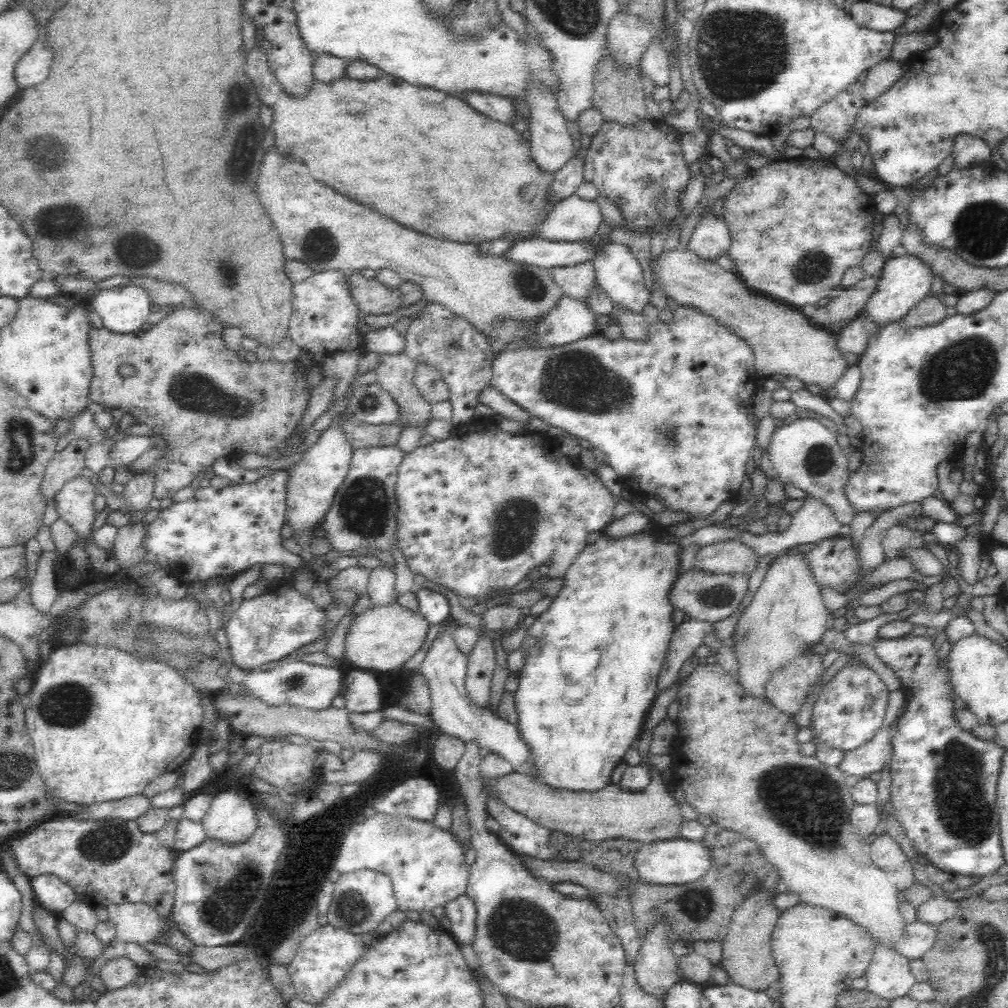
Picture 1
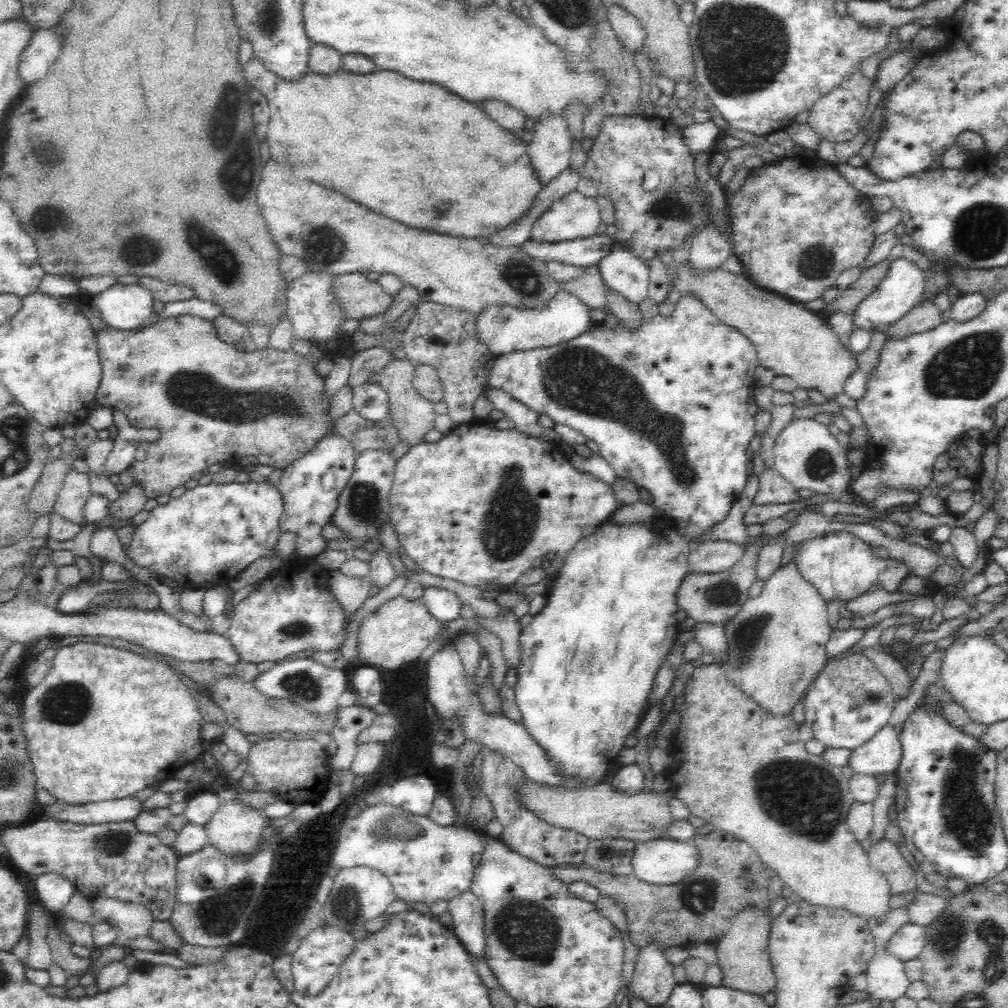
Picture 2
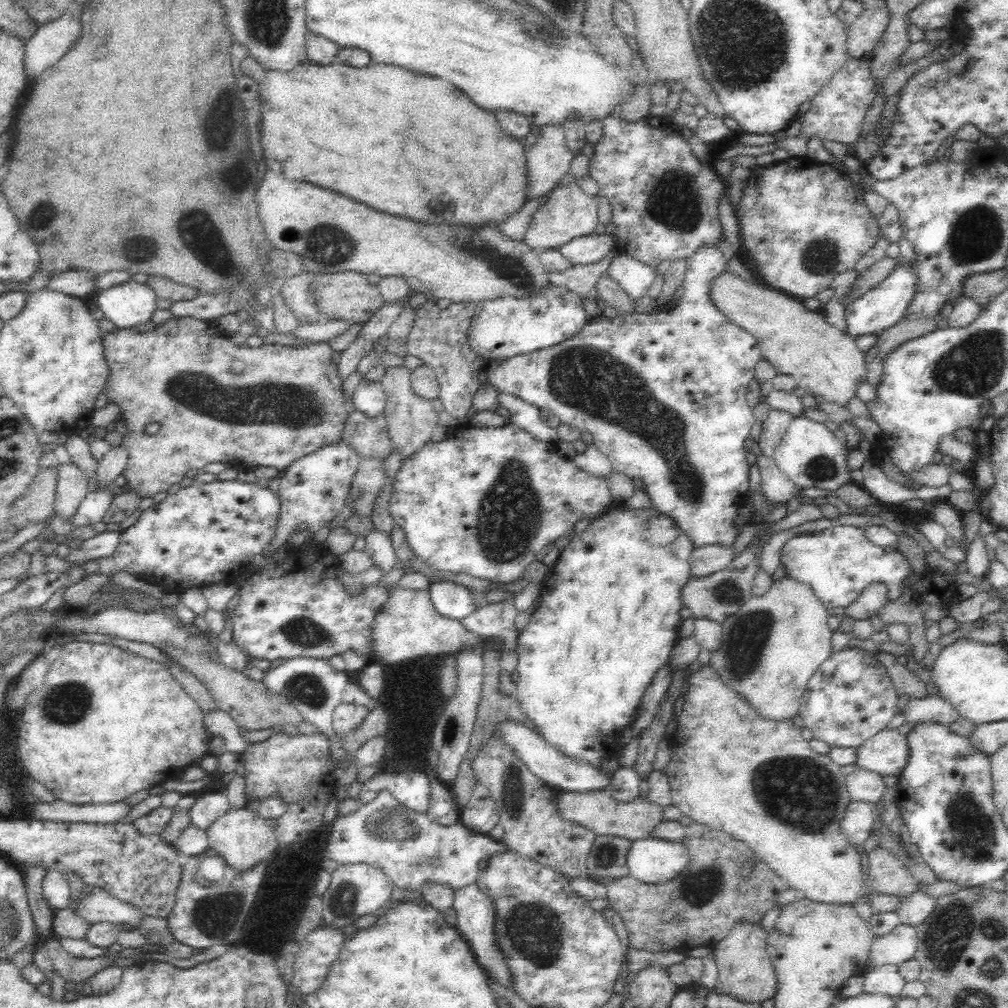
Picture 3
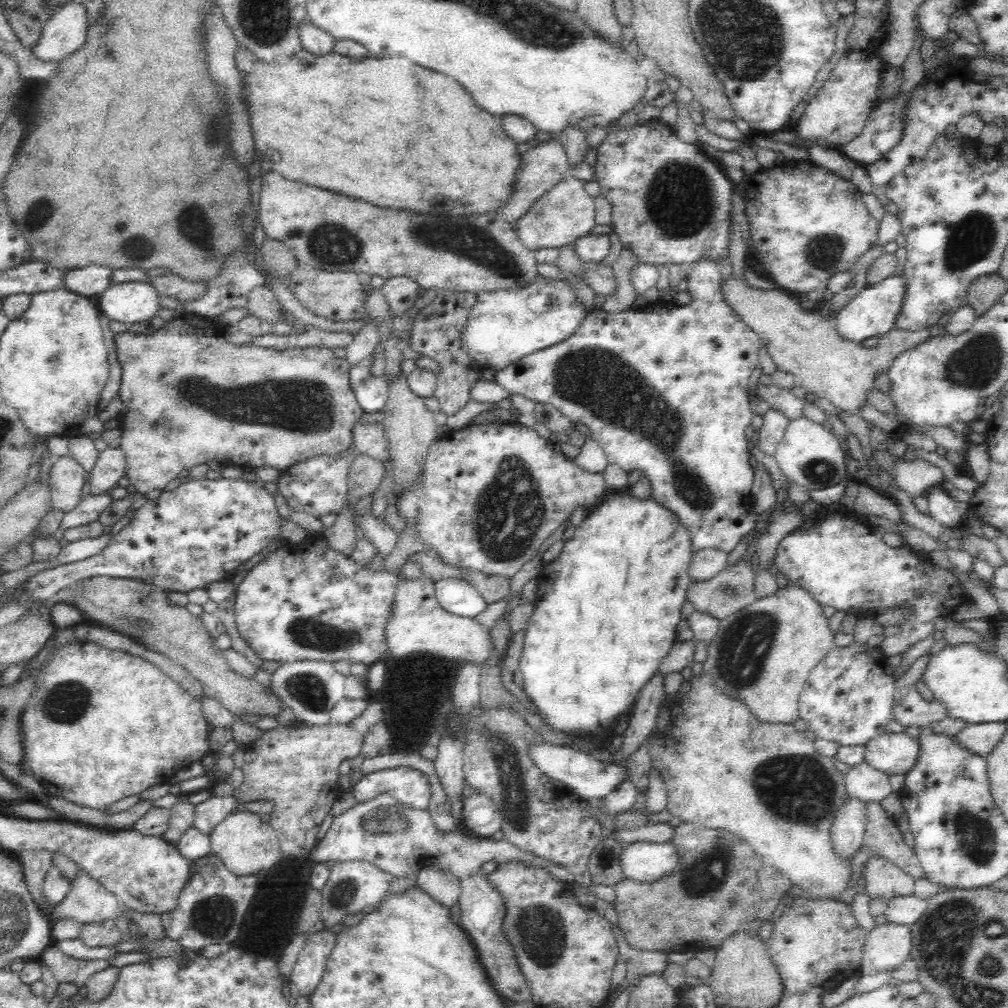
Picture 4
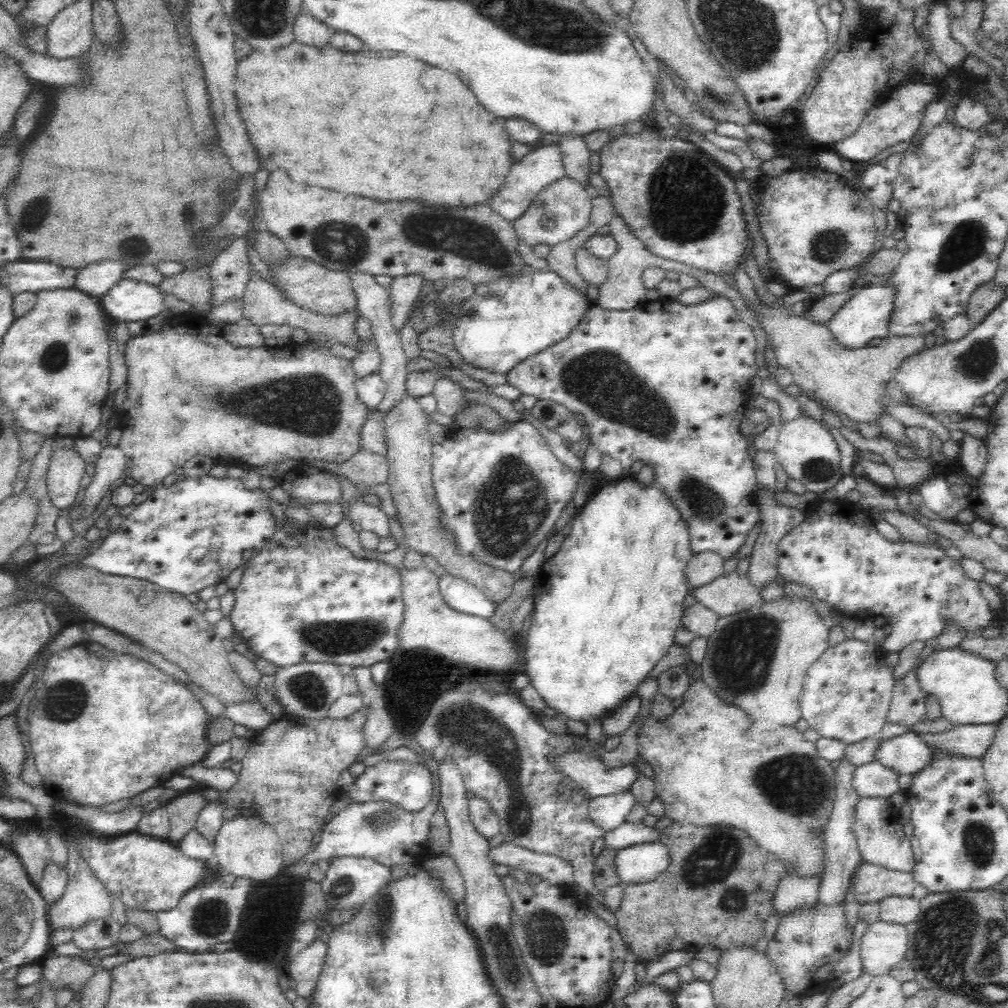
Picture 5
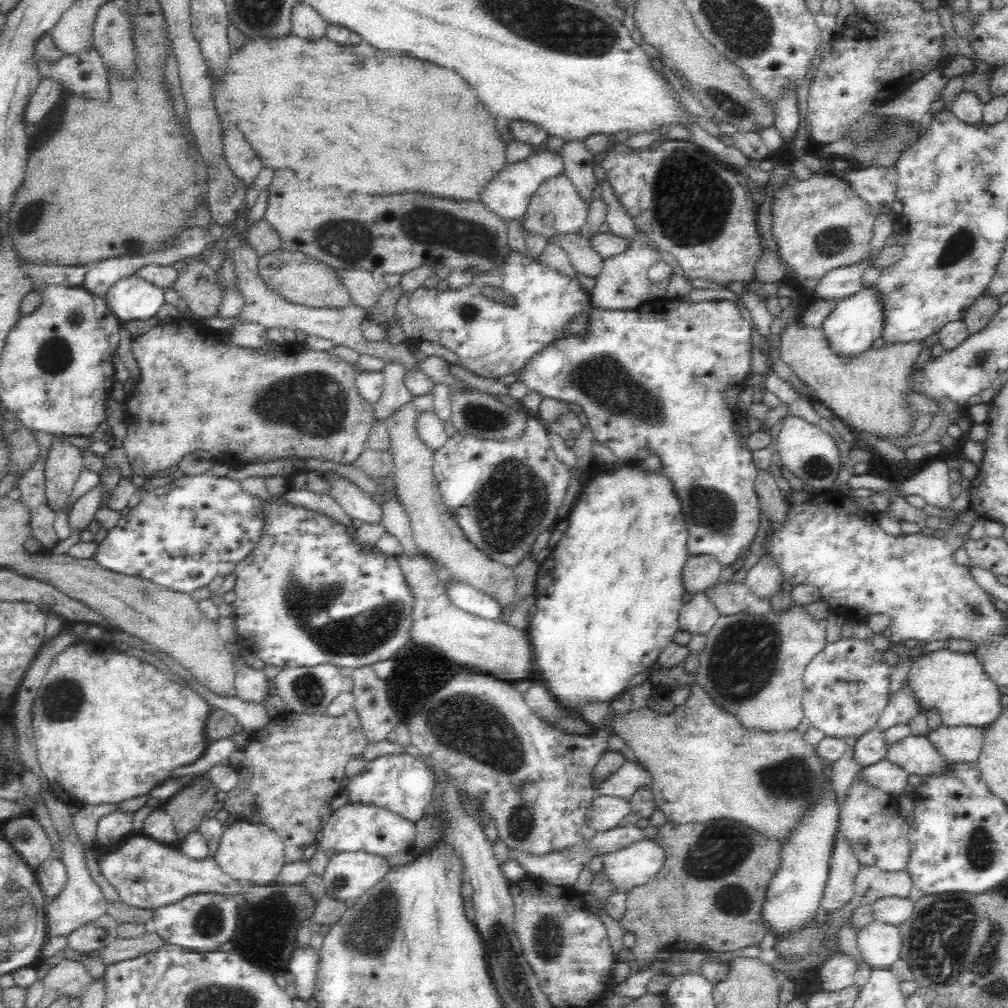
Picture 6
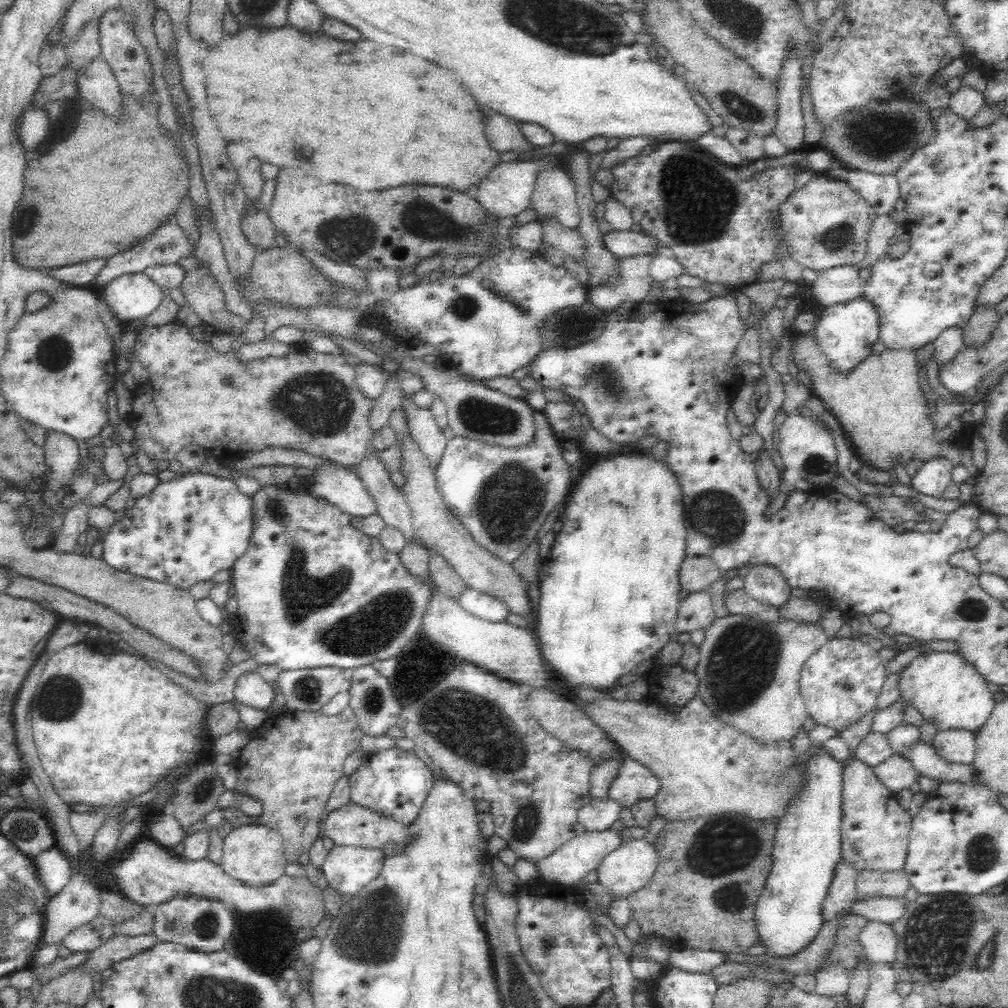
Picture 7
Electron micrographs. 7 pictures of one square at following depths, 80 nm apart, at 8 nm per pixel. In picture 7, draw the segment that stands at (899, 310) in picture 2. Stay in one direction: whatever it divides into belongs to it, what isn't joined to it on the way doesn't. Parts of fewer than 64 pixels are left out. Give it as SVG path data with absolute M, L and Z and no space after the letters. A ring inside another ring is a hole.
M863 295L848 302L825 307L819 316L816 328L813 330L818 346L830 361L831 367L838 372L852 372L866 356L873 352L873 344L879 339L879 314L877 308L866 300Z

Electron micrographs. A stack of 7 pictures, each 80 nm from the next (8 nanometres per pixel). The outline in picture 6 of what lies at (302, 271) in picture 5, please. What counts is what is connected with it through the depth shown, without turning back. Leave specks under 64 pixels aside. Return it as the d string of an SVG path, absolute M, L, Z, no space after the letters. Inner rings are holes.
M286 248L272 251L259 258L258 271L269 288L290 302L313 309L341 309L352 304L350 293L339 279L337 271L303 252Z

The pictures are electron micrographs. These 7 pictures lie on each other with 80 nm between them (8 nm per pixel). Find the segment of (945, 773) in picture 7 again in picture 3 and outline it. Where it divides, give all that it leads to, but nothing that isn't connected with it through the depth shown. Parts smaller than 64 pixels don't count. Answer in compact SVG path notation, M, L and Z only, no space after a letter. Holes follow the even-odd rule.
M884 728L857 749L857 767L881 775L899 777L909 756L906 737L898 729Z

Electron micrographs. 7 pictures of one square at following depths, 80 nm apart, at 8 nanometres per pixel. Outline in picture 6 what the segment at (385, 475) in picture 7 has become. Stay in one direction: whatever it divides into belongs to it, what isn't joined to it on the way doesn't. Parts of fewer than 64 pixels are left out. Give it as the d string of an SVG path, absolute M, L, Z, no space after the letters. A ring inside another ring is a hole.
M390 496L388 502L382 504L381 510L384 516L382 524L384 524L387 533L399 541L402 548L401 554L406 557L419 557L422 555L414 543L409 517L395 496Z

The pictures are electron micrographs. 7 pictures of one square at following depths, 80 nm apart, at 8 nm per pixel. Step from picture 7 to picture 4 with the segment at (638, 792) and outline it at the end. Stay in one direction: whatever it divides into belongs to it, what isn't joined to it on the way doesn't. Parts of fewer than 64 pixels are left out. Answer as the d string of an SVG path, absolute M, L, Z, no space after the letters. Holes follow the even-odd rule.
M527 743L529 748L527 754L534 767L538 767L544 775L548 775L550 780L564 784L583 799L593 800L594 798L604 798L614 790L624 778L626 778L627 767L618 764L606 764L606 762L595 760L592 755L584 752L575 752L567 746L557 746L550 743Z

